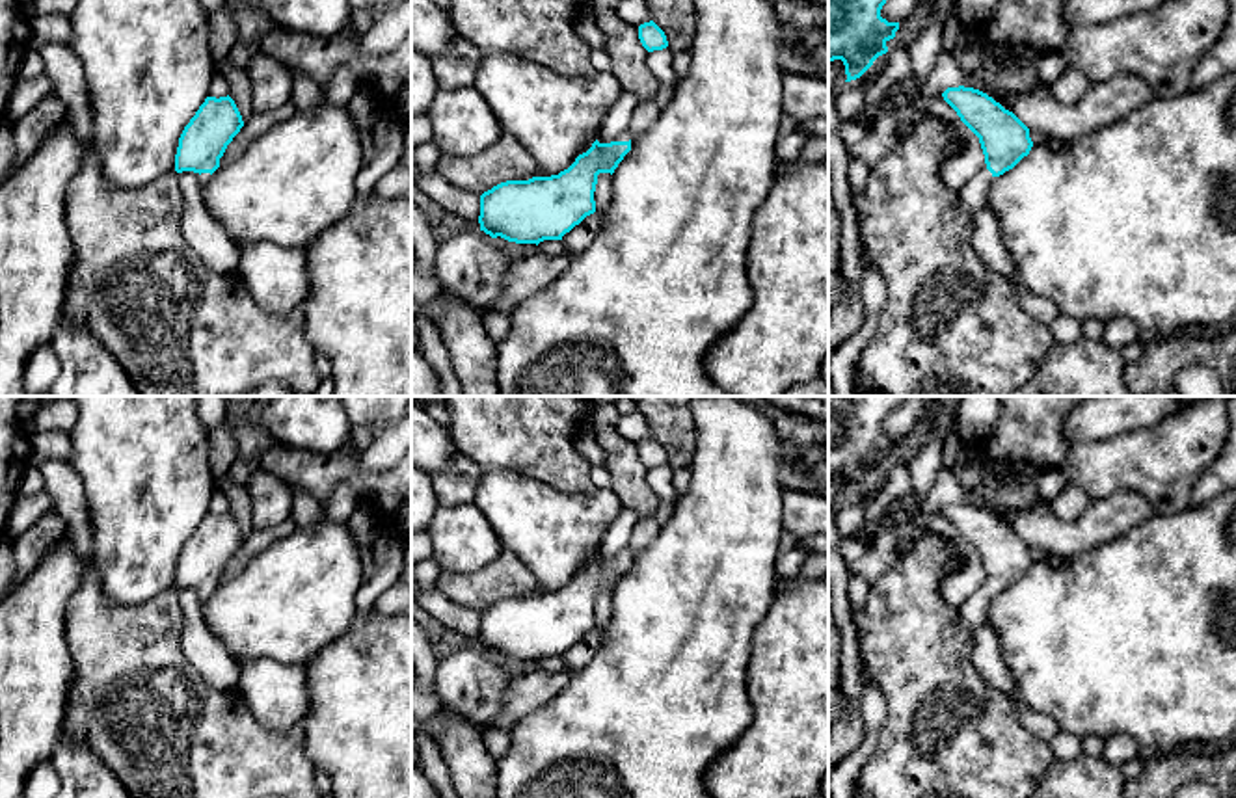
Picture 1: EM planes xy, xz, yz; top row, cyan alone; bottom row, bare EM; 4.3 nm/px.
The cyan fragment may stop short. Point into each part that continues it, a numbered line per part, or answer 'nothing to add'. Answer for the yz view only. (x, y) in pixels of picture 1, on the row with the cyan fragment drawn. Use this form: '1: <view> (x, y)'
1: yz (972, 194)

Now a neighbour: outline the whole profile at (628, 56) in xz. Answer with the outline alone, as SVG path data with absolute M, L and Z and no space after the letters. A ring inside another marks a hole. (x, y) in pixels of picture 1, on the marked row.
M616 11L594 15L611 56L611 73L618 80L624 95L633 102L650 100L659 89L659 82L650 71L648 50L638 39L637 26L625 22Z

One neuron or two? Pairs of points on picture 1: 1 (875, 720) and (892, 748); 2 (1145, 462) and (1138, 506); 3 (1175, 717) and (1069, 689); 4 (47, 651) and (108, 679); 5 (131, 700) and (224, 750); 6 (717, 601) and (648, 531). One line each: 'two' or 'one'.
1: two
2: two
3: one
4: two
5: one
6: two

